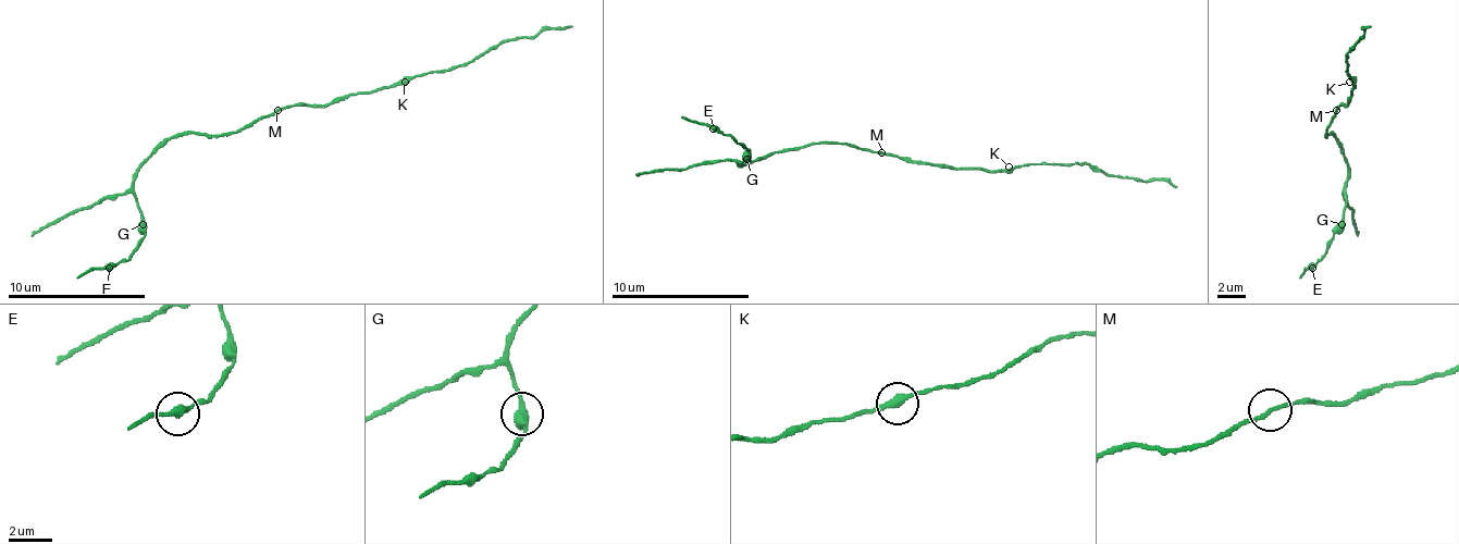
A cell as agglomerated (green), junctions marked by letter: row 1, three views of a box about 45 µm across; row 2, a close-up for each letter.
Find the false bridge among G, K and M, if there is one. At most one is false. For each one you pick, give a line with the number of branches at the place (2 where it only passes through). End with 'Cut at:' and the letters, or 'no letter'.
G: 2
Cut at: G

